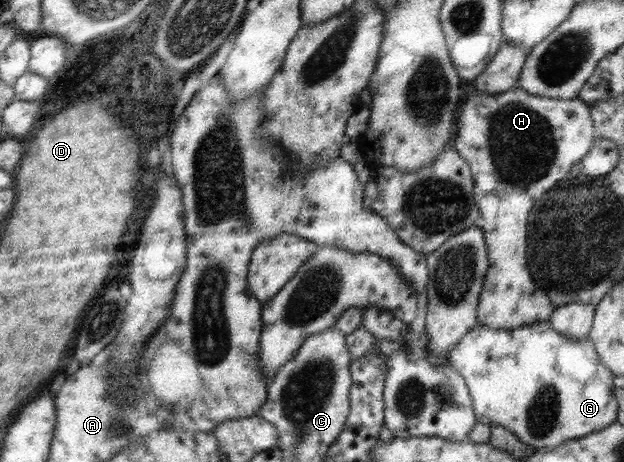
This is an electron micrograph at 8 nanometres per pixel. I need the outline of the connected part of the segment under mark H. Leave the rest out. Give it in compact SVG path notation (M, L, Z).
M516 86L506 92L479 92L475 90L461 103L454 125L452 148L469 164L473 174L473 199L484 231L489 267L479 294L478 323L488 329L516 330L517 328L549 320L556 308L546 293L537 287L527 264L528 216L538 200L556 183L570 176L574 164L588 154L598 134L594 129L590 105L580 99L546 98L528 94Z

